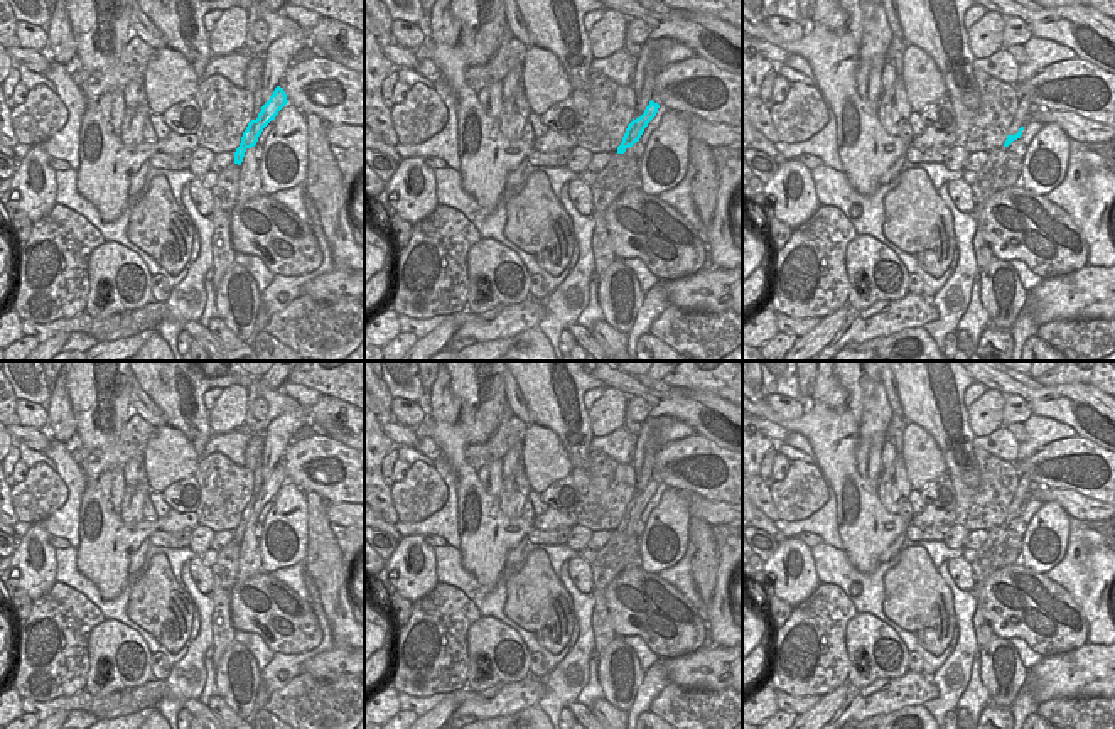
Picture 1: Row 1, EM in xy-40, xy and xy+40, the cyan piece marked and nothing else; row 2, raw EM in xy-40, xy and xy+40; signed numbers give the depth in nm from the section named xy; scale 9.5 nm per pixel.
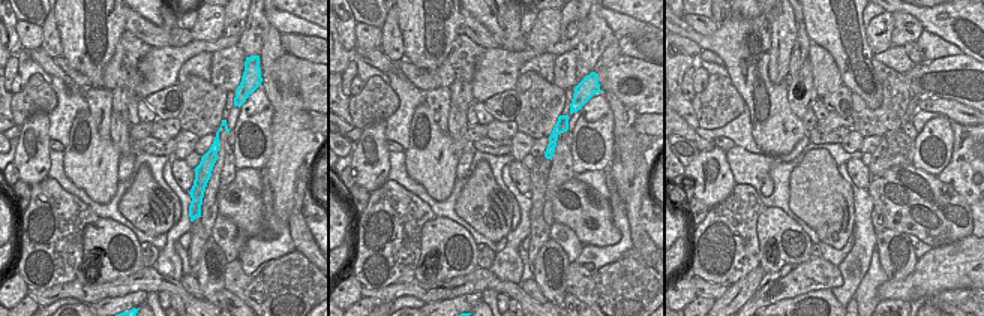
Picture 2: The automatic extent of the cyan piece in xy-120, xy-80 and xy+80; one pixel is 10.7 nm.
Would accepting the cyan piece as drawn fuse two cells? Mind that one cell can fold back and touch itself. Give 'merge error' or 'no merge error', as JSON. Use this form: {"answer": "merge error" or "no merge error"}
{"answer": "merge error"}

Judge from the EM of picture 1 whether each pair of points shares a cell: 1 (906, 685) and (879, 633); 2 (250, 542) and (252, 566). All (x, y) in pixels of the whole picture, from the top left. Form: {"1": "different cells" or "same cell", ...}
{"1": "different cells", "2": "same cell"}

